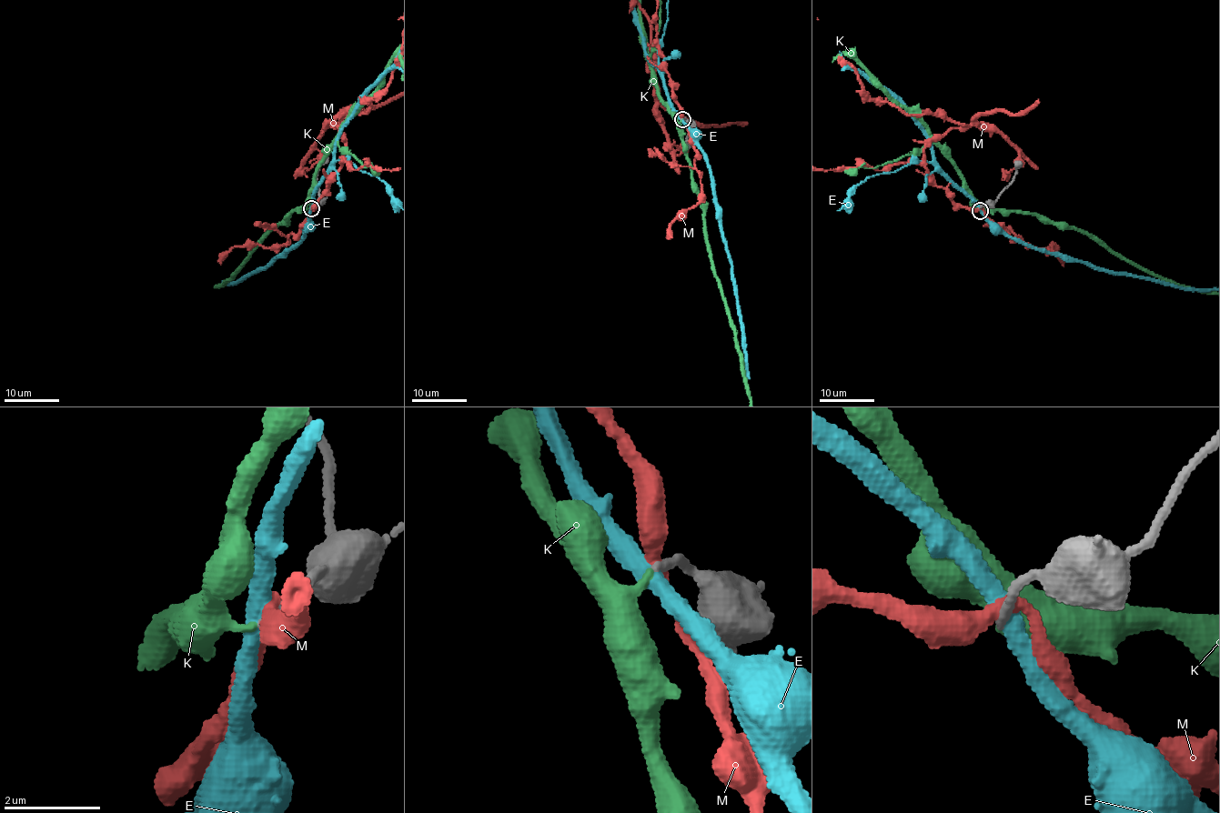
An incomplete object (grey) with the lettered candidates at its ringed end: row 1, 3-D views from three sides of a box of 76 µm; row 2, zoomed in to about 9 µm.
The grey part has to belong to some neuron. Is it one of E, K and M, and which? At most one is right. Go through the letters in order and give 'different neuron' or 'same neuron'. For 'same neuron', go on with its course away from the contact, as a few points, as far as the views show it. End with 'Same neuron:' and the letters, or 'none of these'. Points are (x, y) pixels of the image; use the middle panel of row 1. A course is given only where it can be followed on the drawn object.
E: different neuron
K: same neuron
M: different neuron
Same neuron: K

